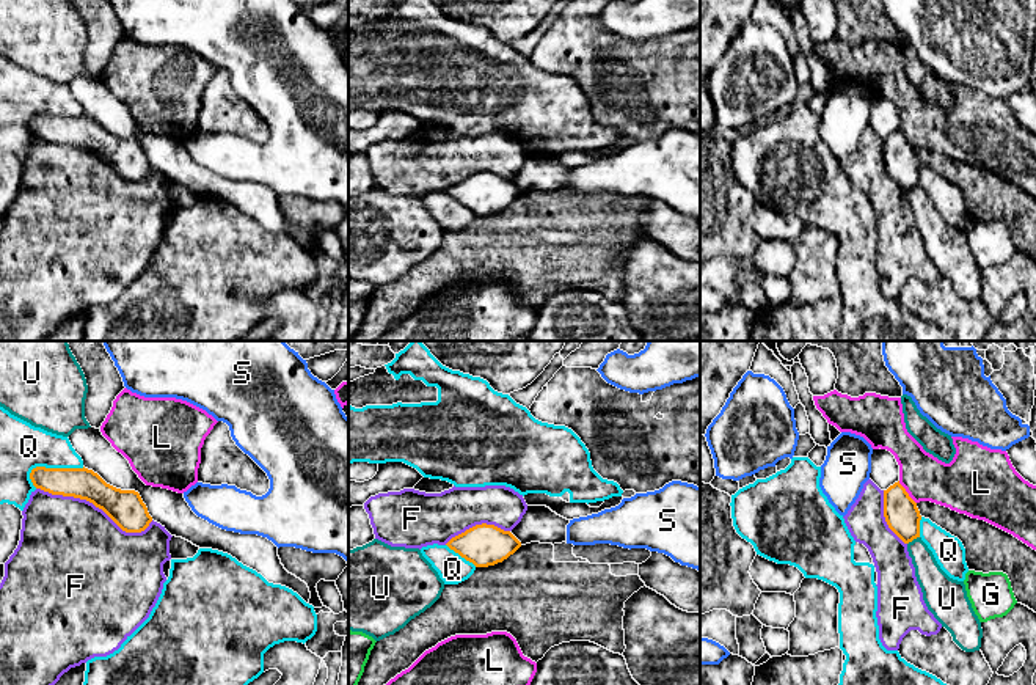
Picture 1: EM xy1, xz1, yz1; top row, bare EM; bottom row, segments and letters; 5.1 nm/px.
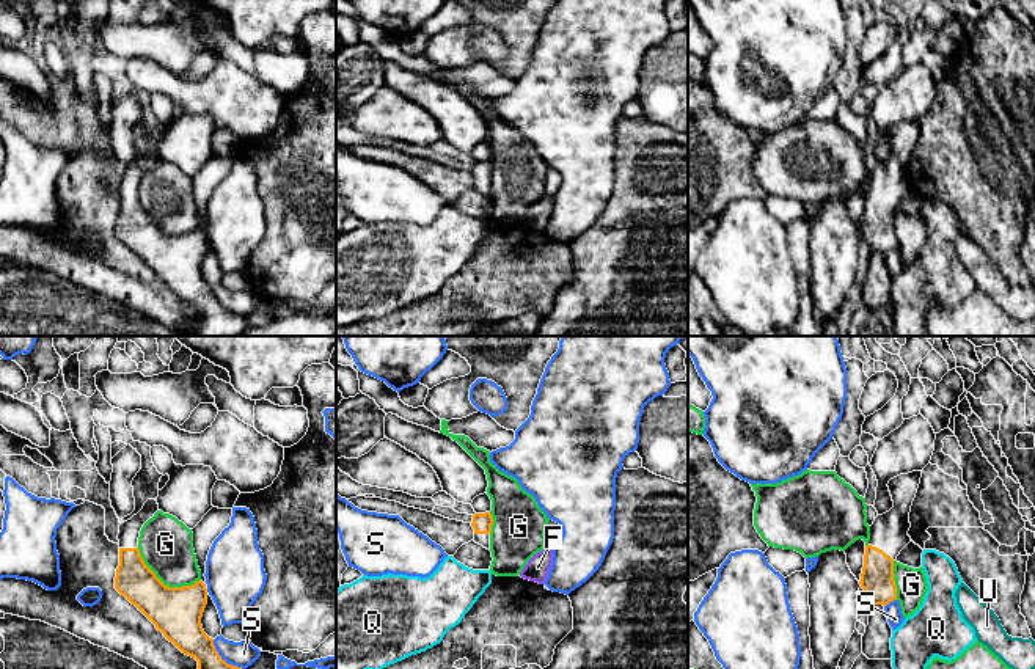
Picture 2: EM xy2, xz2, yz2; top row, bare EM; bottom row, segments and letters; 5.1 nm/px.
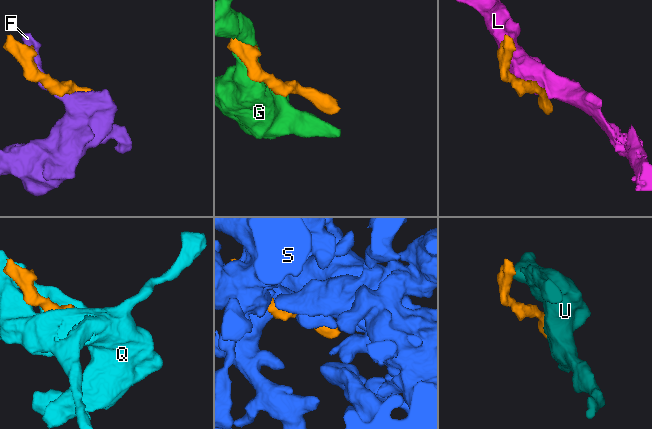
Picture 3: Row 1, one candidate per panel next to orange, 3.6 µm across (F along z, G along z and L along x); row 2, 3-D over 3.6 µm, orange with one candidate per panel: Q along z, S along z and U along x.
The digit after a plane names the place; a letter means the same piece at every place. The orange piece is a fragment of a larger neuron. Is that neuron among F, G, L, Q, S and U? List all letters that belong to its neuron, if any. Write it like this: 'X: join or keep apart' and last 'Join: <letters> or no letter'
F: keep apart
G: keep apart
L: keep apart
Q: keep apart
S: keep apart
U: keep apart
Join: no letter

